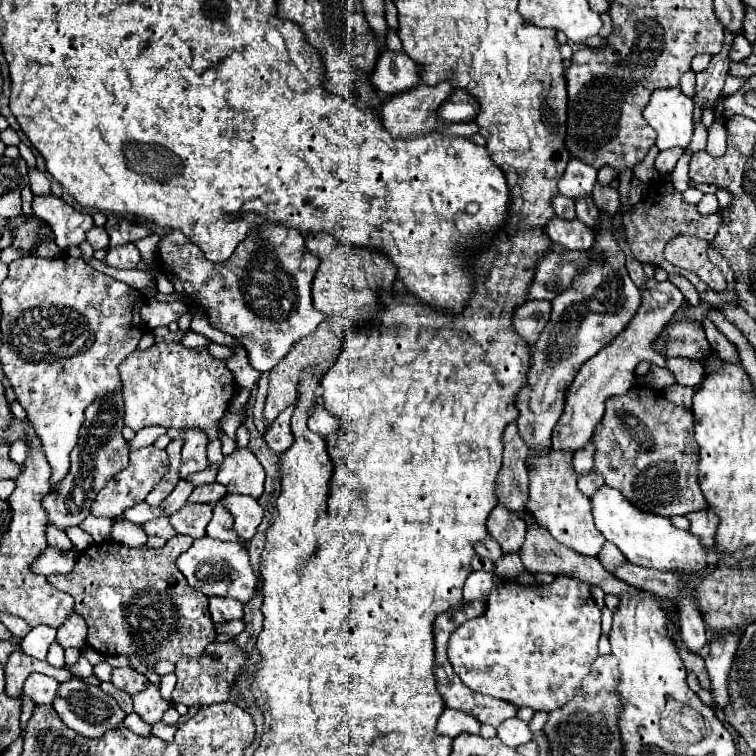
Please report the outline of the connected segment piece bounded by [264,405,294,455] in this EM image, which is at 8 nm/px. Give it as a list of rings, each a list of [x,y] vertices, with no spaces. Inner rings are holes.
[[[290,405],[290,409],[284,409],[276,421],[268,427],[268,431],[264,433],[264,441],[268,443],[268,447],[272,451],[276,451],[278,455],[284,453],[284,449],[288,449],[294,441],[294,435],[292,435],[292,429],[290,429],[290,419],[292,419],[292,413],[294,413],[294,405]]]

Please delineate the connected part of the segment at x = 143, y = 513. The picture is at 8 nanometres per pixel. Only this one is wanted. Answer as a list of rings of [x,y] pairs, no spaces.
[[[143,501],[142,503],[138,503],[126,509],[123,515],[126,520],[138,525],[143,525],[147,521],[161,517],[163,512],[162,508],[152,507]]]

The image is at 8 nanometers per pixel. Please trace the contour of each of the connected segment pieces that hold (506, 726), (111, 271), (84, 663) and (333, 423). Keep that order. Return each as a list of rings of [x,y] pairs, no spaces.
[[[518,717],[514,719],[508,719],[506,723],[502,723],[498,729],[496,729],[496,737],[508,745],[508,747],[518,747],[522,743],[528,743],[532,739],[532,731],[528,729],[528,723],[520,721]]]
[[[94,257],[90,260],[85,260],[95,270],[100,271],[106,275],[109,275],[116,280],[126,283],[128,286],[136,289],[137,291],[143,291],[145,288],[148,289],[153,283],[152,276],[142,270],[120,270],[95,259]]]
[[[80,655],[80,659],[72,665],[72,667],[66,667],[74,677],[80,677],[80,679],[86,679],[92,675],[92,665],[88,663],[88,659],[84,655]]]
[[[320,403],[320,405],[314,409],[314,413],[310,415],[308,427],[310,427],[314,433],[320,433],[322,437],[328,437],[328,435],[332,435],[332,433],[338,431],[338,419],[336,419],[330,411],[326,411],[324,405]]]

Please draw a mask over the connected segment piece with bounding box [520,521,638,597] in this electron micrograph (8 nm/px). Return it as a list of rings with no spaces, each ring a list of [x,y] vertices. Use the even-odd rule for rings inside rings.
[[[536,521],[528,523],[528,533],[526,533],[524,547],[520,549],[520,557],[522,557],[522,563],[524,563],[526,571],[530,571],[530,573],[538,573],[540,571],[540,573],[552,573],[552,575],[560,575],[562,573],[562,575],[578,577],[580,581],[584,581],[584,583],[588,583],[592,587],[600,587],[604,593],[612,593],[616,597],[638,593],[636,587],[630,587],[624,581],[618,581],[616,577],[612,577],[596,557],[584,557],[584,555],[564,547],[562,543],[556,543],[554,537],[550,537],[550,533],[546,533],[546,529],[542,529],[542,525],[538,525]]]

